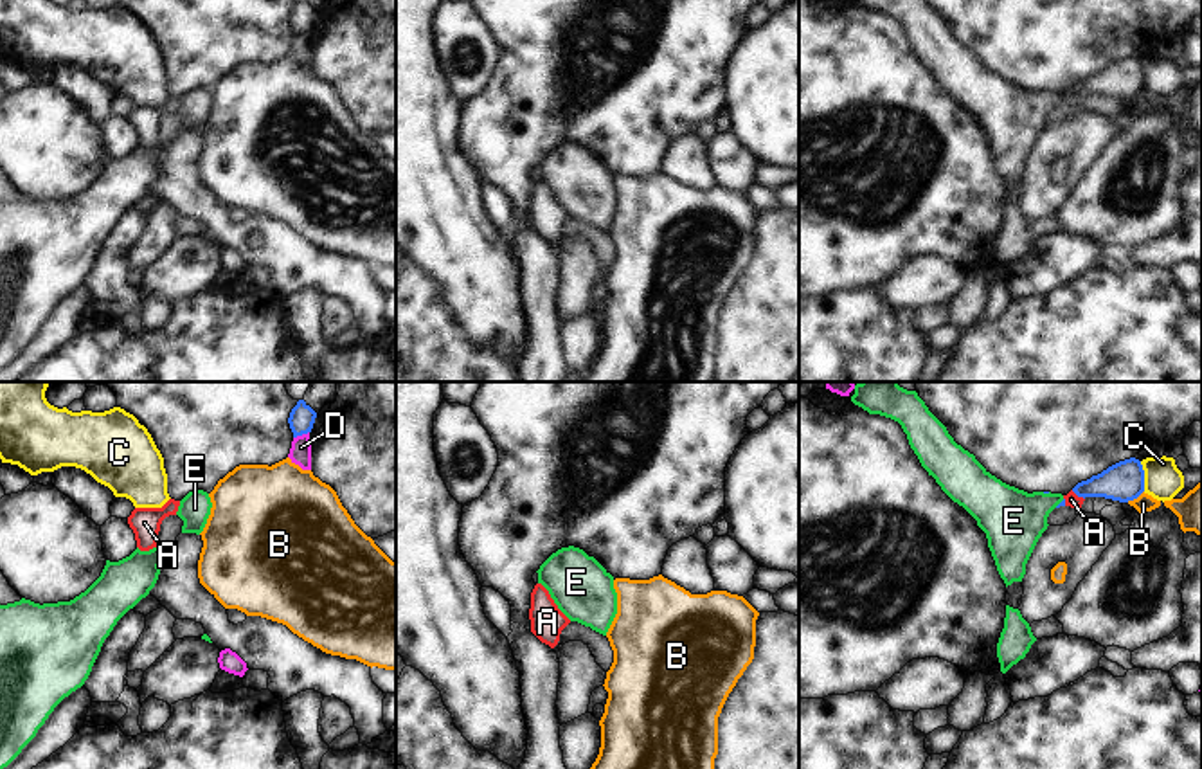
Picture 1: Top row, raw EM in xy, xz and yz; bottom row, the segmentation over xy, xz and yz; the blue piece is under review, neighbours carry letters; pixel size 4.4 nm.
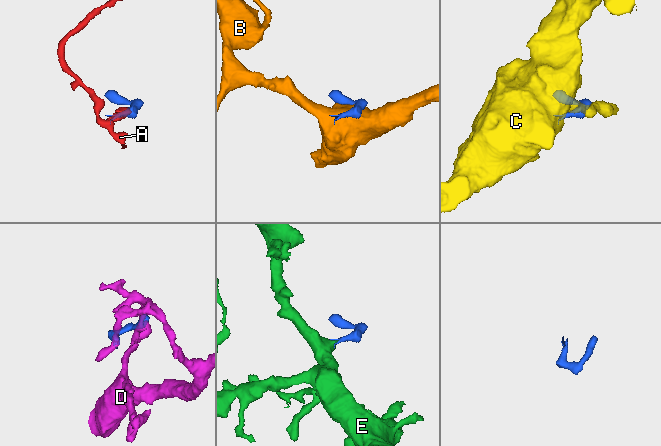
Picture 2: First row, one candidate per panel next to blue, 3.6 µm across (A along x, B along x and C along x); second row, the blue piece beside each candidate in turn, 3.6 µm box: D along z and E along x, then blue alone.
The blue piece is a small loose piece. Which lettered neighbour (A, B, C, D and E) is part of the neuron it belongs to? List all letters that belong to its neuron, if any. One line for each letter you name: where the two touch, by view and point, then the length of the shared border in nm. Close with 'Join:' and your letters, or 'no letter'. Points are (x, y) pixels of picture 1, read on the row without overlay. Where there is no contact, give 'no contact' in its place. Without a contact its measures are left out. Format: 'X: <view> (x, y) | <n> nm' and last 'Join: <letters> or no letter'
E: yz (1060, 99) | 60 nm
Join: E

